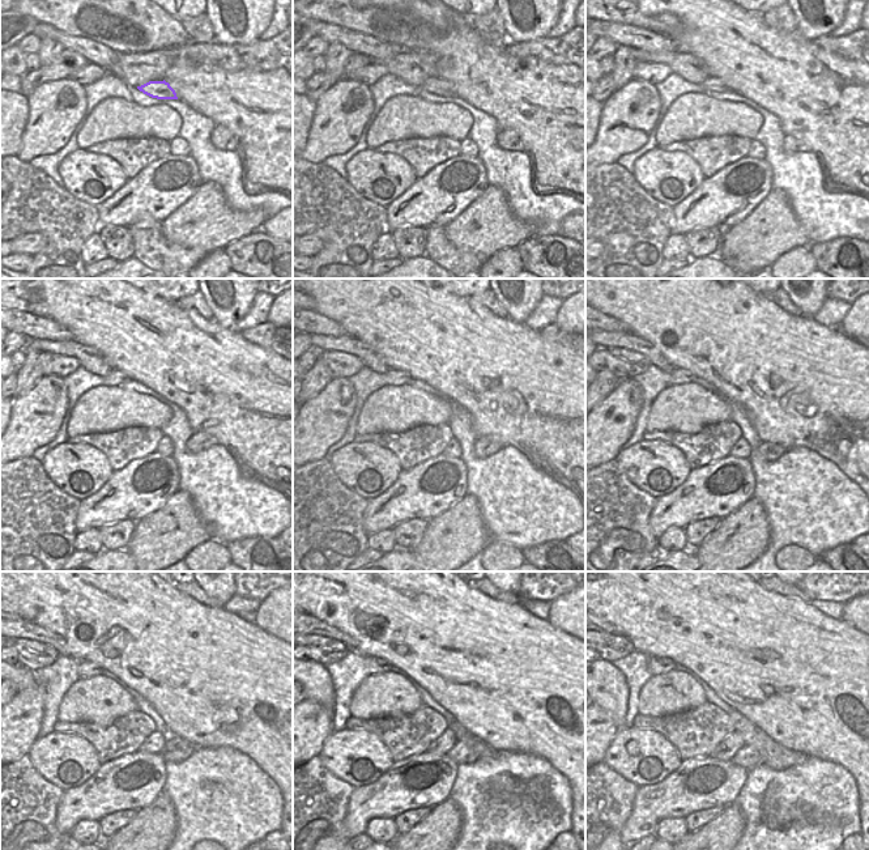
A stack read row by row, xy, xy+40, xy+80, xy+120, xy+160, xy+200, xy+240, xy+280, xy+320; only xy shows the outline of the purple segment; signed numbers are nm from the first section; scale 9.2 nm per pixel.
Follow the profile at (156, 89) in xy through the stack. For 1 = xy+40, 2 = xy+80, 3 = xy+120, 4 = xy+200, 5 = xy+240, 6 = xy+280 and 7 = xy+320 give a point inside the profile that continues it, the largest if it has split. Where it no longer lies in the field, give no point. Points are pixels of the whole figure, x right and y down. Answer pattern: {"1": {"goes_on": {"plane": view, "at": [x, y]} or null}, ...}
{"1": {"goes_on": {"plane": "xy+40", "at": [435, 85]}}, "2": {"goes_on": {"plane": "xy+80", "at": [711, 84]}}, "3": {"goes_on": {"plane": "xy+120", "at": [114, 378]}}, "4": {"goes_on": {"plane": "xy+200", "at": [677, 375]}}, "5": {"goes_on": {"plane": "xy+240", "at": [85, 668]}}, "6": {"goes_on": {"plane": "xy+280", "at": [373, 666]}}, "7": {"goes_on": {"plane": "xy+320", "at": [657, 664]}}}

